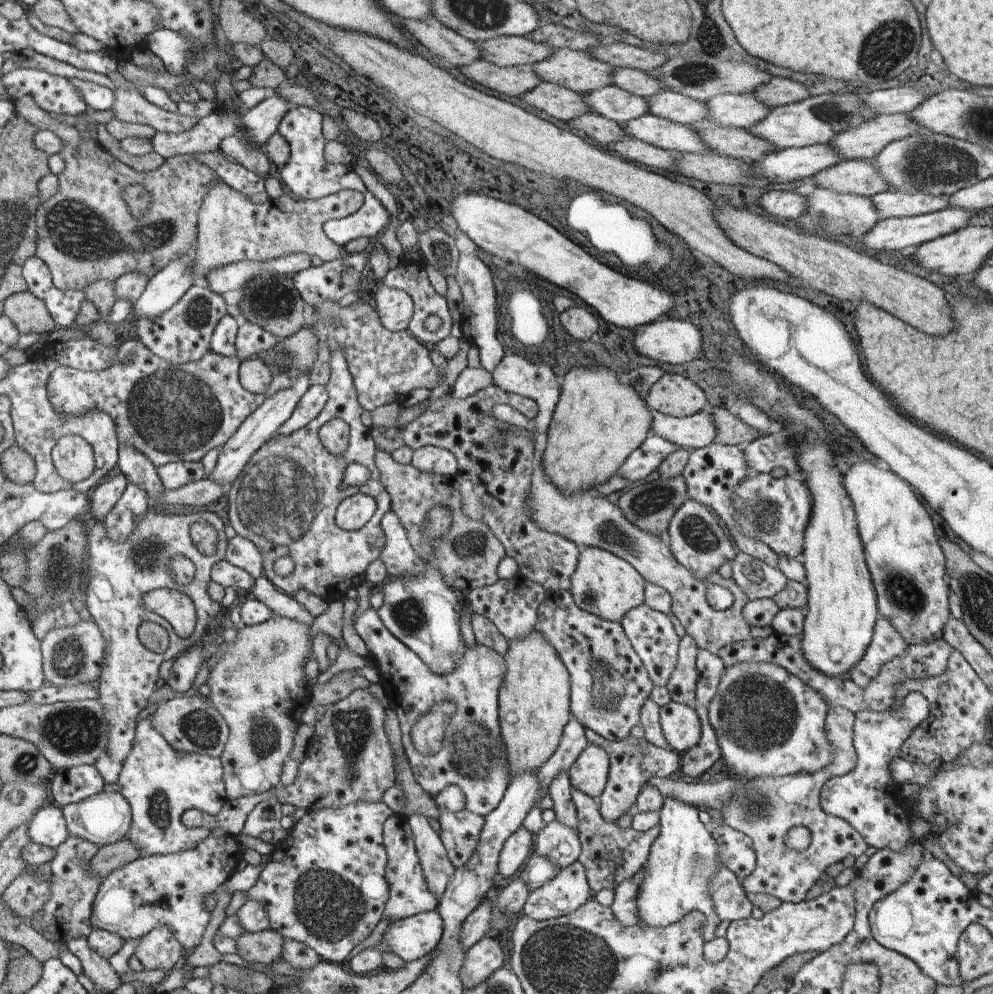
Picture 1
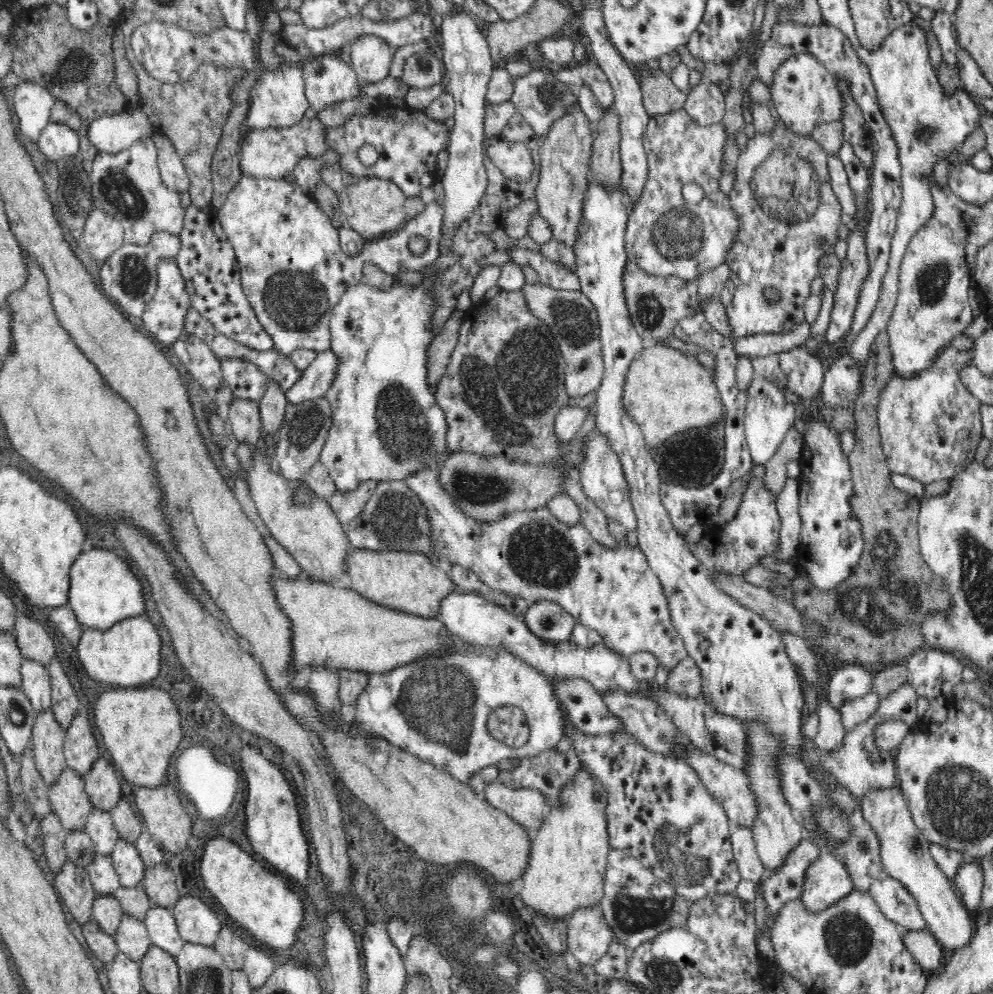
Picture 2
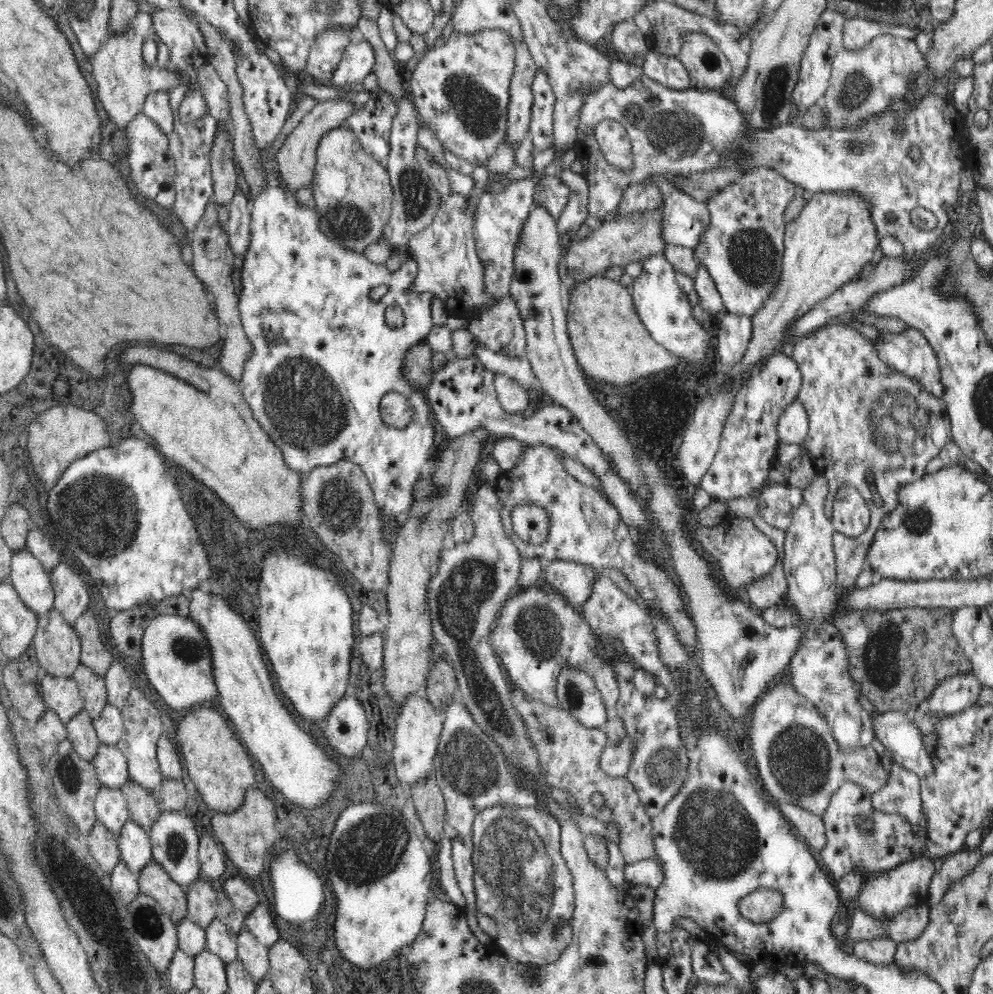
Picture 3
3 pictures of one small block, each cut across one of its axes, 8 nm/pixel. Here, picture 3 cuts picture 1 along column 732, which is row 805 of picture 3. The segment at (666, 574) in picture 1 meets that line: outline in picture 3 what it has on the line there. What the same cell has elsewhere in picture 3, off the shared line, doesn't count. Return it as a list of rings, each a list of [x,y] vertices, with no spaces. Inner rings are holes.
[[[512,687],[511,697],[522,721],[528,724],[528,733],[531,734],[532,743],[536,745],[536,751],[540,754],[544,780],[550,782],[550,787],[568,792],[584,814],[602,821],[606,828],[612,823],[616,825],[616,830],[620,831],[619,849],[626,864],[640,860],[654,860],[662,864],[660,857],[656,857],[653,843],[653,819],[648,816],[634,786],[626,776],[610,777],[600,766],[602,752],[608,744],[607,735],[602,730],[587,728],[559,705],[552,706],[543,701],[533,700],[522,688]],[[595,792],[604,798],[604,806],[600,809],[591,802]]]

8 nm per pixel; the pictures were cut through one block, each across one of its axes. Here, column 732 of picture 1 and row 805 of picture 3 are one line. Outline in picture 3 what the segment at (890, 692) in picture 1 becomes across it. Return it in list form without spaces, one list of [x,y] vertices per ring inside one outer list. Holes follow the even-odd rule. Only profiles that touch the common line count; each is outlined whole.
[[[617,672],[614,673],[620,687],[620,698],[615,708],[628,737],[632,737],[636,743],[626,777],[638,793],[648,816],[655,819],[684,786],[684,780],[688,780],[688,750],[680,737],[680,725],[673,703],[640,692],[634,683],[624,681]]]

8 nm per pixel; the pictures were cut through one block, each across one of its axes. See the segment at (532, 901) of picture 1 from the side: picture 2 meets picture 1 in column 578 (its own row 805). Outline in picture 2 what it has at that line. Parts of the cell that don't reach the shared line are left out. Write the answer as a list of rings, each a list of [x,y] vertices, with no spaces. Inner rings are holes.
[[[870,788],[861,800],[862,817],[876,835],[880,850],[881,867],[886,875],[896,879],[916,899],[927,928],[942,945],[948,959],[962,945],[968,944],[972,936],[972,913],[962,902],[954,884],[948,884],[944,872],[932,859],[930,842],[922,836],[908,808],[908,800],[898,788]]]

